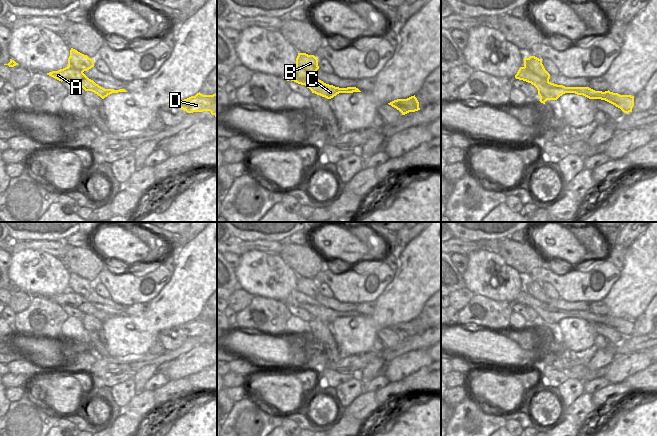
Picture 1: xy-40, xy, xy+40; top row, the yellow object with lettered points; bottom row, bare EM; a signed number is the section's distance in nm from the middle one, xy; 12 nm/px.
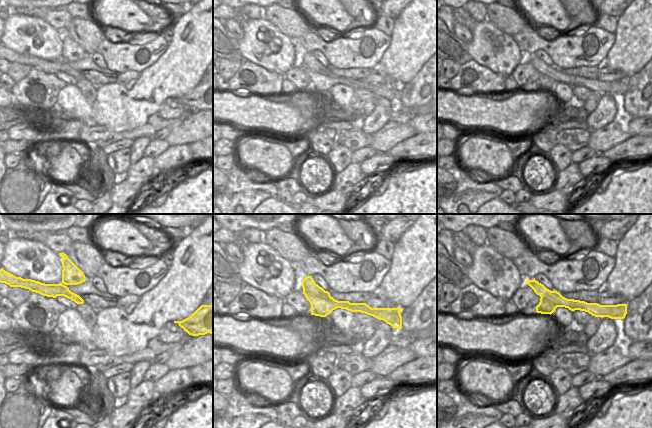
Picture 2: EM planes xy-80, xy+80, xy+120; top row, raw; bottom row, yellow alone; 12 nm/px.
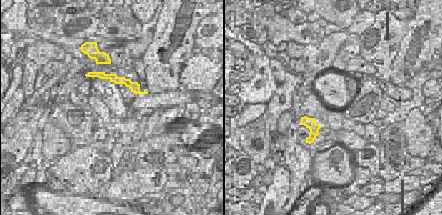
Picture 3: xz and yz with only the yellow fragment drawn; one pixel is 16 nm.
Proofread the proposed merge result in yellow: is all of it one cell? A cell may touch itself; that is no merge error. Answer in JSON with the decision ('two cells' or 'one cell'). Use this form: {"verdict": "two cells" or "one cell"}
{"verdict": "two cells"}

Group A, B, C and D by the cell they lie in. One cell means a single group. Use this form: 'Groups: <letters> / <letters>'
Groups: A C D / B.

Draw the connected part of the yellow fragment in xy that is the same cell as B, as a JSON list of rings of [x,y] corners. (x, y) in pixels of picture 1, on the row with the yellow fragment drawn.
[[[298,53],[296,65],[313,75],[319,69],[318,59],[314,55],[308,55],[306,53]]]

